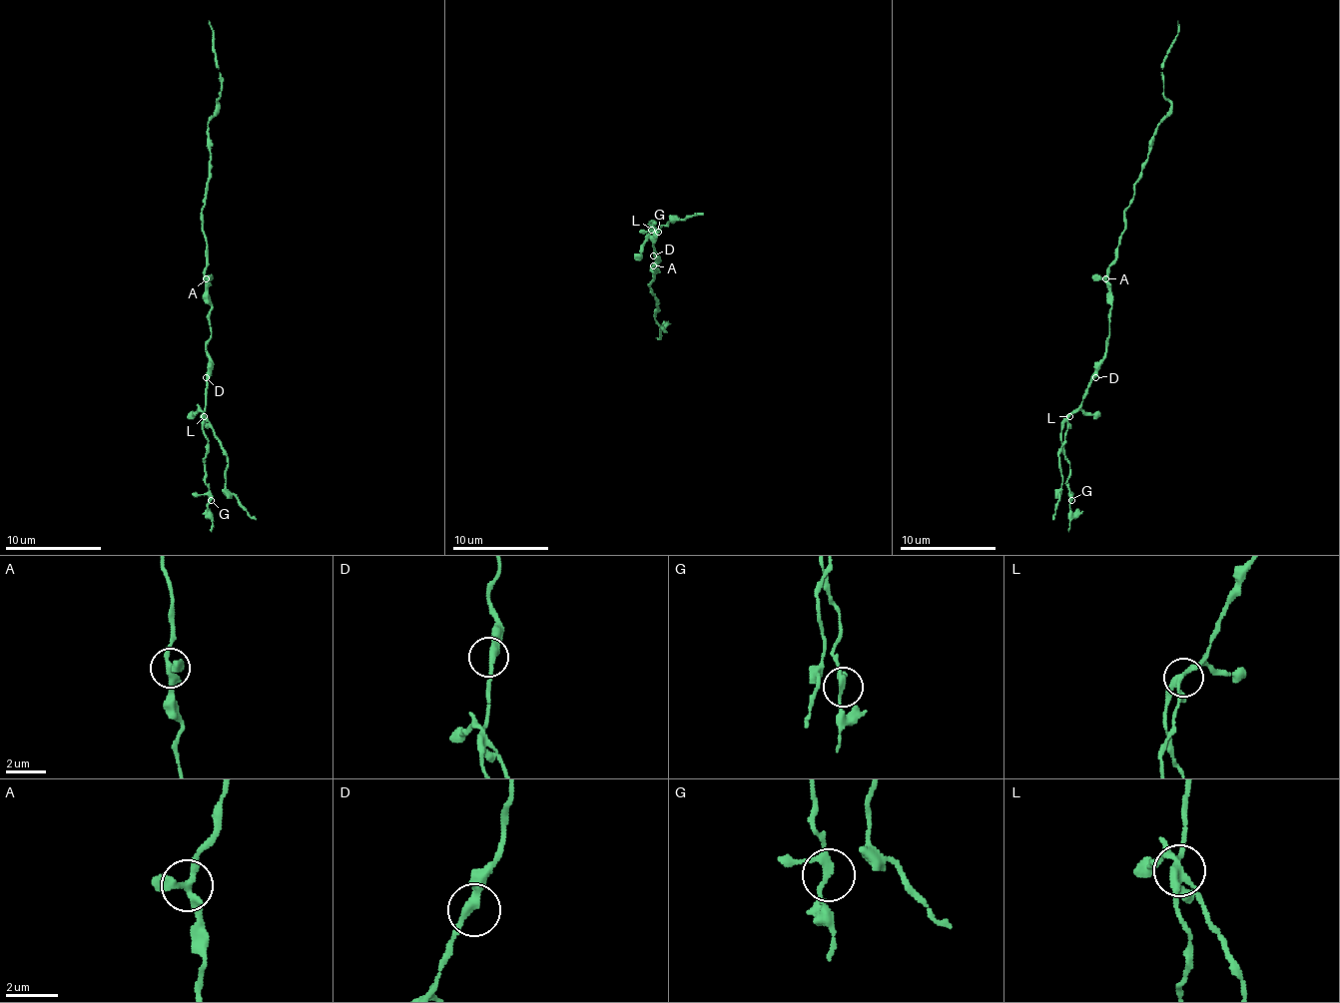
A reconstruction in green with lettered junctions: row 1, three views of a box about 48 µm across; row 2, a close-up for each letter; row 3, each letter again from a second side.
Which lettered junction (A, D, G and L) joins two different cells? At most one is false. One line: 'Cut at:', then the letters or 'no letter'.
Cut at: L

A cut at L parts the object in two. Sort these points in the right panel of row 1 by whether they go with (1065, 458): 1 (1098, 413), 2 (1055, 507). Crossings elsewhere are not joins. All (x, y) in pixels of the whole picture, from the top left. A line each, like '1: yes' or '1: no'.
1: no
2: no

